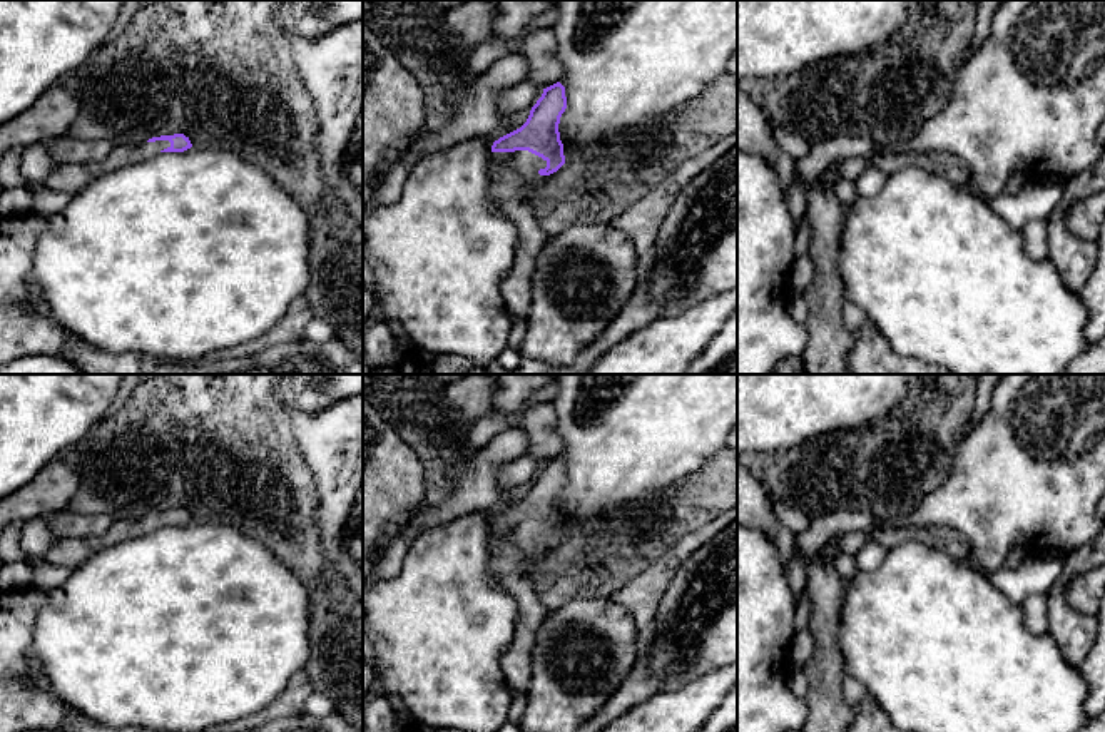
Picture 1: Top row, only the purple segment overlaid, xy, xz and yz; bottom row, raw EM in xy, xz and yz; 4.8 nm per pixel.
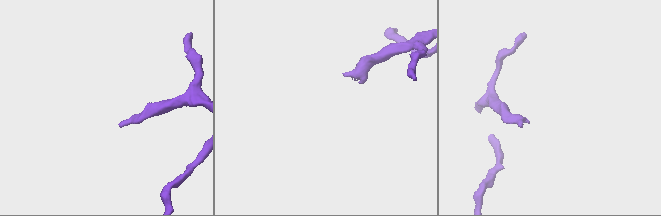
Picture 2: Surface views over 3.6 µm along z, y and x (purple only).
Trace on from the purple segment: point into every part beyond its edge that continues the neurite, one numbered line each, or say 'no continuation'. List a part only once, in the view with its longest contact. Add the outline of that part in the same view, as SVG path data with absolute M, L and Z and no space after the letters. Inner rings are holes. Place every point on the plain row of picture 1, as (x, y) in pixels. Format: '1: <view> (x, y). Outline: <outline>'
1: xz (512, 550). Outline: M491 526L488 531L488 573L495 587L510 593L518 607L515 637L500 665L512 690L527 694L532 682L532 652L548 610L530 577L538 545L547 535L528 526Z

